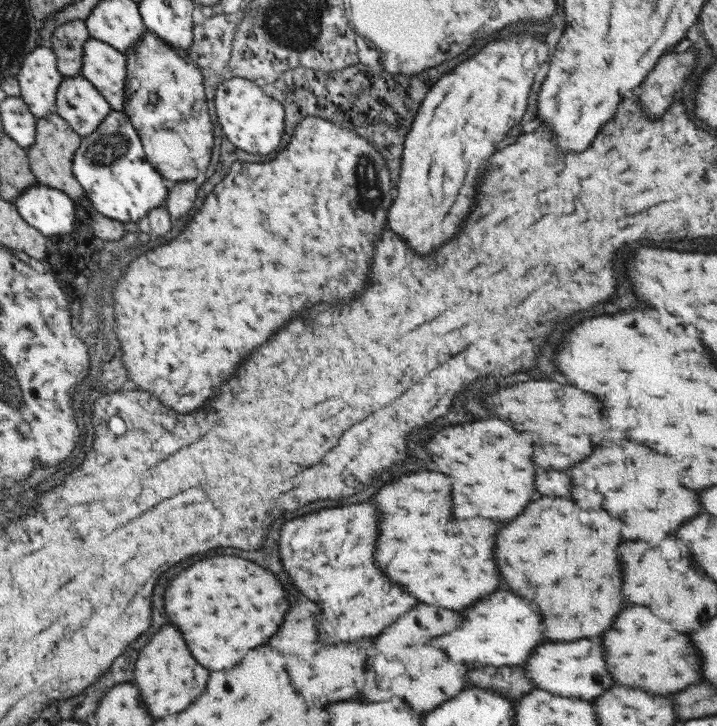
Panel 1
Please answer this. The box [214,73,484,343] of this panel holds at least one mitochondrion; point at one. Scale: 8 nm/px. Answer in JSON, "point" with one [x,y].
{"point":[369,189]}

